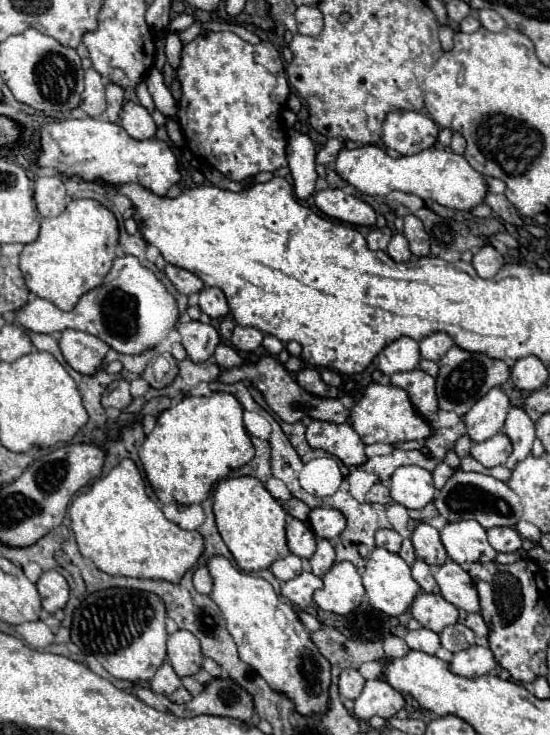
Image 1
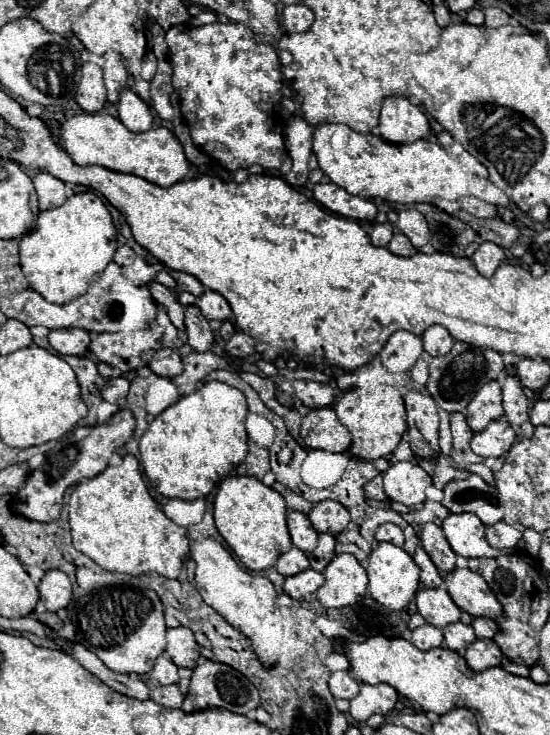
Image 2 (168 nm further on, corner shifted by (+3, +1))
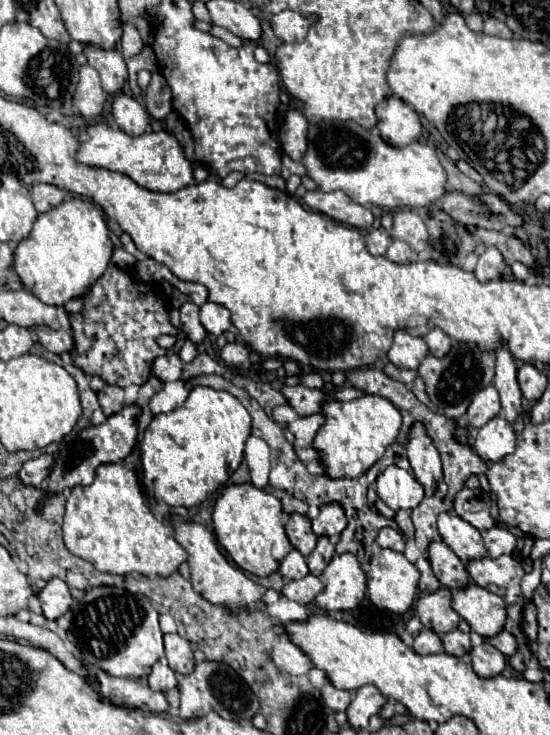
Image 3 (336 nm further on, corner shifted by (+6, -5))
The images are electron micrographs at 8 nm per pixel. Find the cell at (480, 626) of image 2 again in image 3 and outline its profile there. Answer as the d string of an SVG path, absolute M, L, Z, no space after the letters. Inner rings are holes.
M500 632L498 636L494 636L494 638L488 638L486 642L490 642L494 648L498 648L506 658L510 658L514 652L516 652L516 648L518 648L518 642L516 642L516 638L510 634L510 632Z

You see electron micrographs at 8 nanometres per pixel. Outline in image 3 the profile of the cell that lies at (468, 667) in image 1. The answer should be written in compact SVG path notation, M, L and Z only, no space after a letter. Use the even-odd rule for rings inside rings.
M480 644L472 648L470 658L474 672L484 678L498 676L506 668L506 656L500 650L496 650L492 644Z

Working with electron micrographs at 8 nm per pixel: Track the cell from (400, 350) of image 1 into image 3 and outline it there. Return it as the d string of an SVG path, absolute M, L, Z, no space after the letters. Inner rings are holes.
M398 330L394 334L394 344L388 352L388 360L396 368L416 370L426 356L428 356L428 346L422 338L416 338L404 330Z

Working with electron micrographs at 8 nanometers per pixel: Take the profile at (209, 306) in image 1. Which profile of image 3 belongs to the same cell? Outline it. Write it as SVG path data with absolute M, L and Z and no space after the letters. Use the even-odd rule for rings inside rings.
M206 302L204 306L200 306L200 322L210 334L220 336L230 328L230 312L220 304Z

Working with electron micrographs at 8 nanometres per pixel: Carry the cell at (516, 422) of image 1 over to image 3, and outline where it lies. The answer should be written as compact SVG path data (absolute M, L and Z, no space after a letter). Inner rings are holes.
M502 342L502 346L496 350L496 376L494 376L494 388L500 394L502 400L502 416L508 422L514 422L516 416L522 412L522 392L516 380L516 360L512 358L510 350Z

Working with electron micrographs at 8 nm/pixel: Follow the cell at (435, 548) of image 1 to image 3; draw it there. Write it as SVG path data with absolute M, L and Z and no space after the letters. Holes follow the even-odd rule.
M444 542L430 544L428 560L430 560L432 570L434 570L434 574L442 586L462 590L470 584L464 562Z

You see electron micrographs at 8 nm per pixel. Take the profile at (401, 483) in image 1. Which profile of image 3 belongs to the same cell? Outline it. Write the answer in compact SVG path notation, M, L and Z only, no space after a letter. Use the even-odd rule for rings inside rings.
M388 466L376 478L376 492L392 510L412 510L424 500L422 484L398 466Z

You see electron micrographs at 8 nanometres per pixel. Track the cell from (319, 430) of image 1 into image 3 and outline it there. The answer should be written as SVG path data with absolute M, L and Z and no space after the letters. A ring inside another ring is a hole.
M322 414L304 416L304 418L298 418L298 420L288 424L288 430L294 434L294 452L304 464L320 458L320 454L312 448L312 440L314 440L314 436L322 424L324 424Z

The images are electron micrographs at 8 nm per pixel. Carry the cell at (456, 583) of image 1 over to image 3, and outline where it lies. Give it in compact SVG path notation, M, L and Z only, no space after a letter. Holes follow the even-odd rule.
M470 584L458 590L452 598L452 608L470 624L470 628L484 636L498 636L506 624L506 604L500 596Z

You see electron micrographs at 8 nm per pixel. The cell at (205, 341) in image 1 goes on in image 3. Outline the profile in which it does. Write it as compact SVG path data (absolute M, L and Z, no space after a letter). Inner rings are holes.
M190 300L180 306L180 328L194 344L200 344L206 336L206 330L198 318L198 306Z

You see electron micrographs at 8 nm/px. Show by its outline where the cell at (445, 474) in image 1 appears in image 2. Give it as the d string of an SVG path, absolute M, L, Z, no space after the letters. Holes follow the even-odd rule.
M437 466L435 474L433 474L433 484L435 484L435 488L443 488L449 480L455 480L455 478L463 478L463 472L457 468L451 468L451 466Z

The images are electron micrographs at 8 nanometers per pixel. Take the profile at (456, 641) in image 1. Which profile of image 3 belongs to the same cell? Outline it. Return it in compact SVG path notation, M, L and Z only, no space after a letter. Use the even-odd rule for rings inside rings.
M458 628L452 630L452 632L446 632L442 634L442 644L444 644L444 650L452 656L466 656L470 654L472 646L470 646L470 634L464 634L460 632Z

